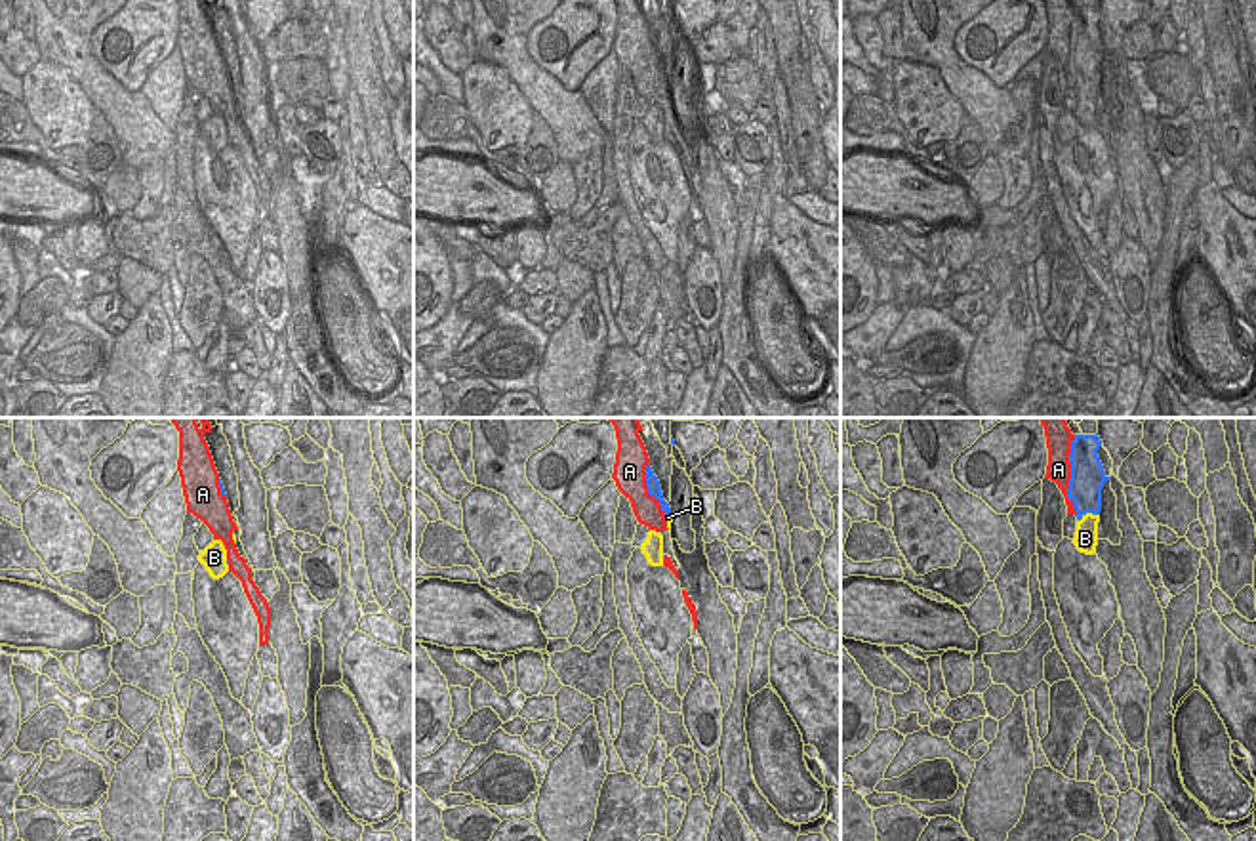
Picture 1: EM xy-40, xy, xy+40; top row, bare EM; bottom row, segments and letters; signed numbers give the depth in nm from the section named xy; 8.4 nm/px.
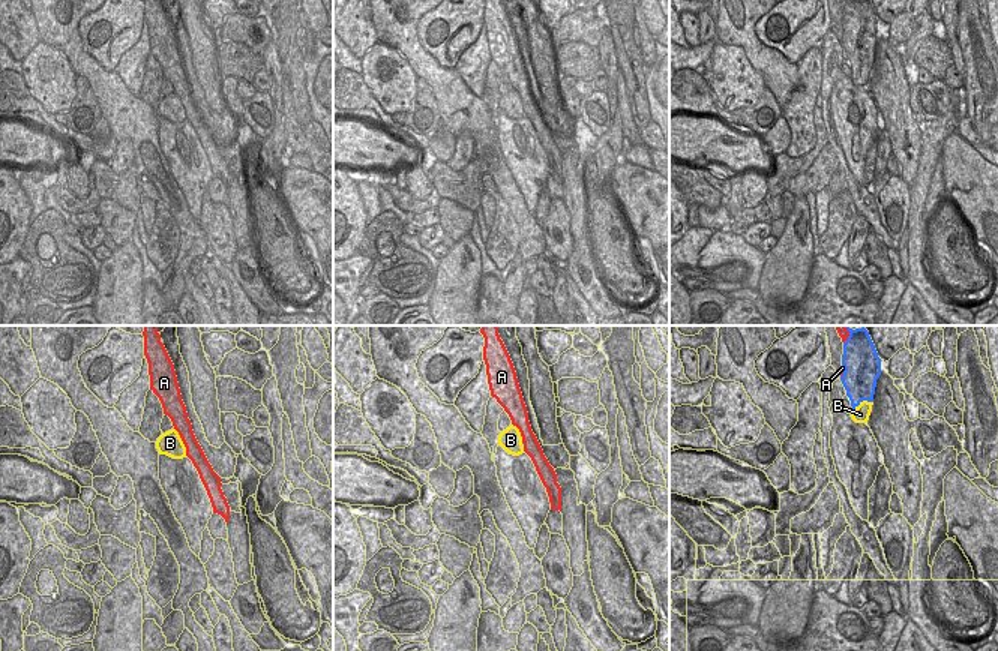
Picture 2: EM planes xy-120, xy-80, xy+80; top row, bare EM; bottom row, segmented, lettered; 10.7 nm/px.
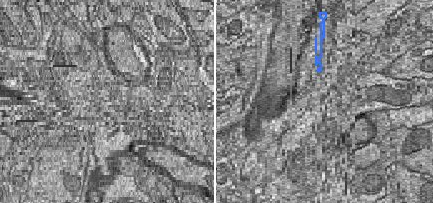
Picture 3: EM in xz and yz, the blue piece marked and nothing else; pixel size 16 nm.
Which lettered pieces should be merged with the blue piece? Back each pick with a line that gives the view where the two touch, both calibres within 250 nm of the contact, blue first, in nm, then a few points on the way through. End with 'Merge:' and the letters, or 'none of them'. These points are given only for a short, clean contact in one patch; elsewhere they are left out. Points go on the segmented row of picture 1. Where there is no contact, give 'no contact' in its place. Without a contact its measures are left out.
B: xy+40 | 280/190 nm
Merge: B

